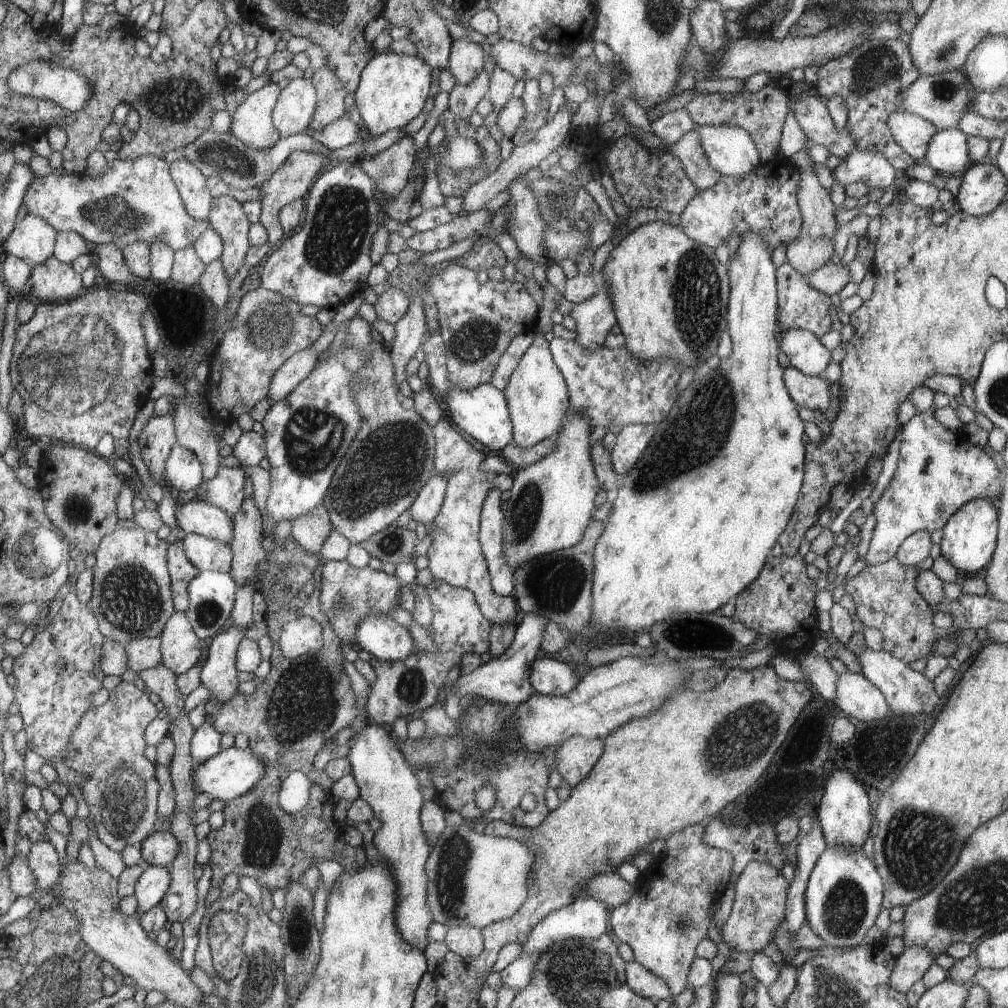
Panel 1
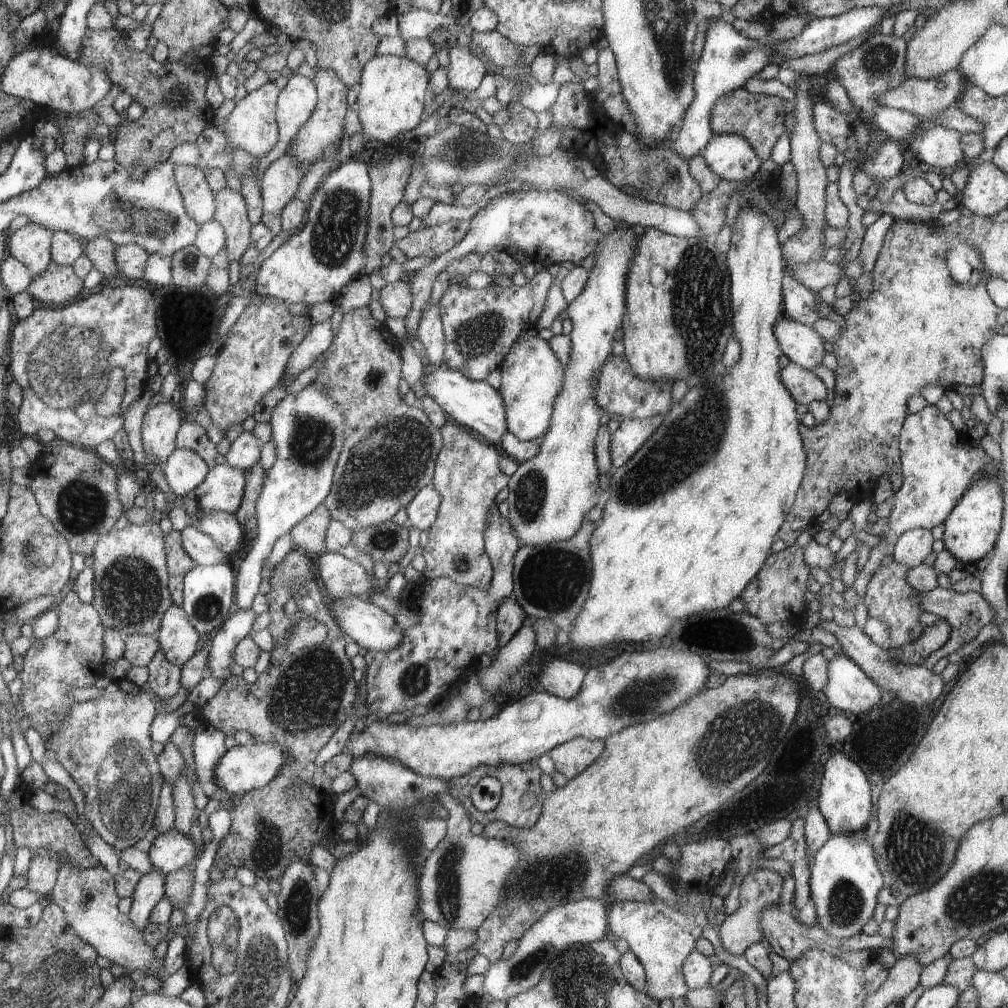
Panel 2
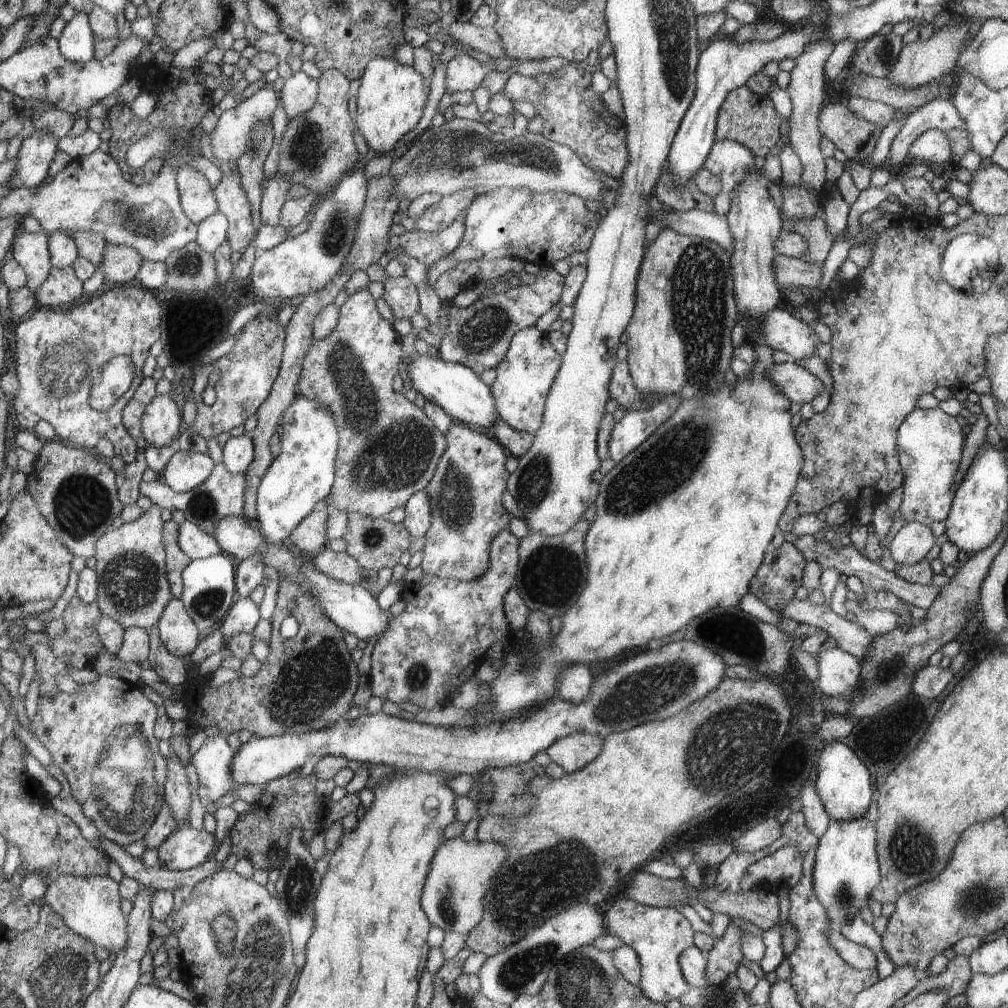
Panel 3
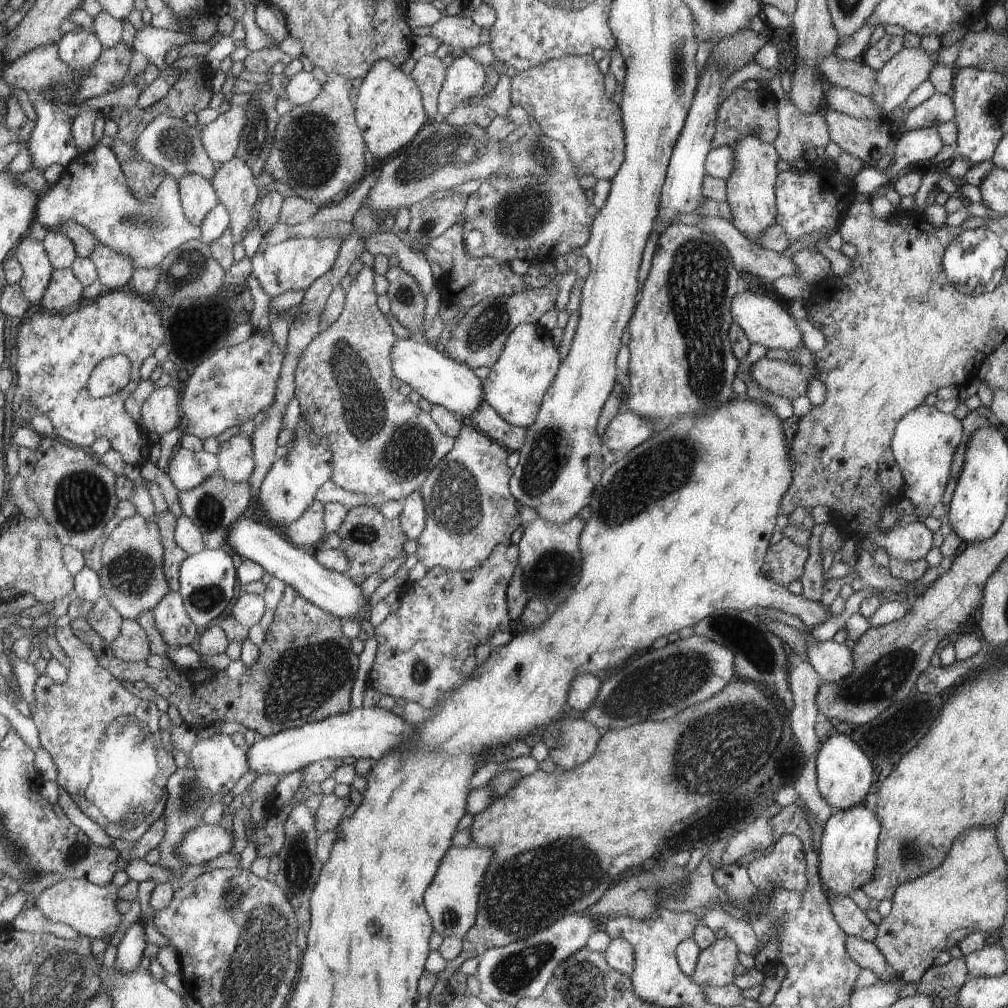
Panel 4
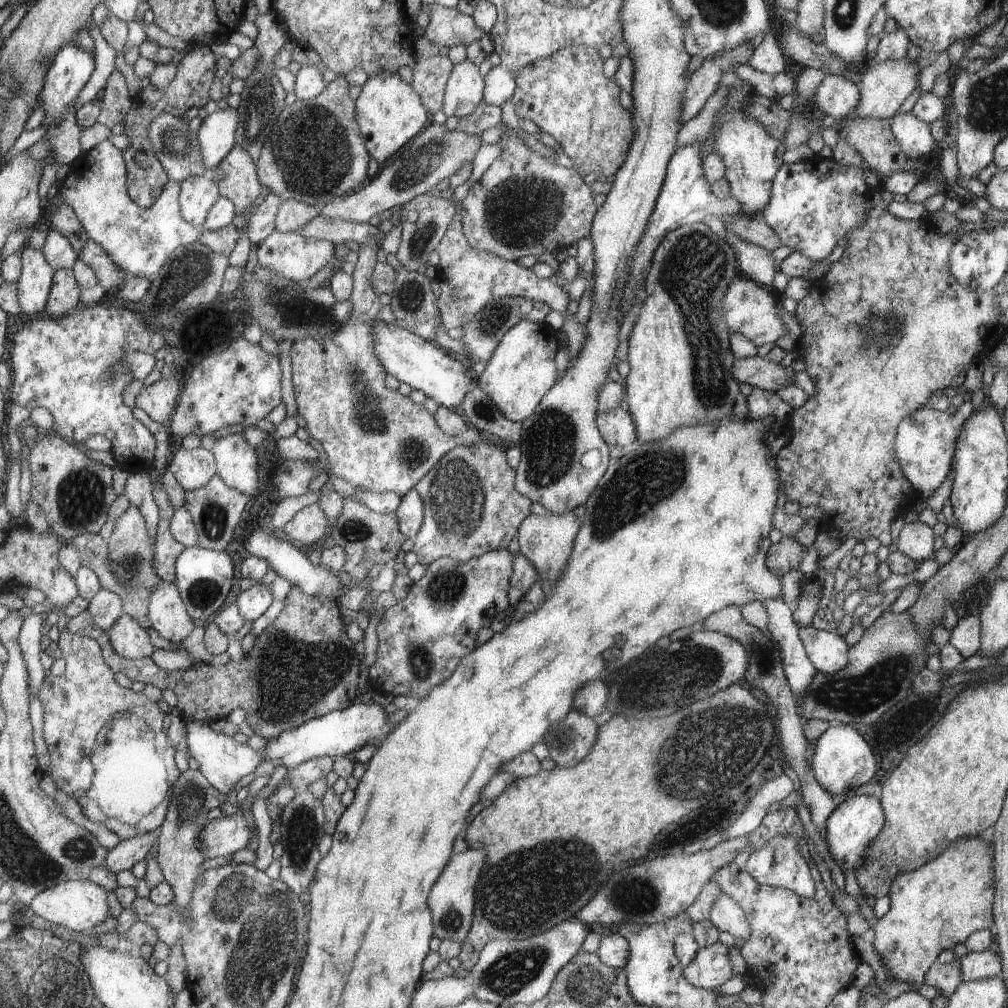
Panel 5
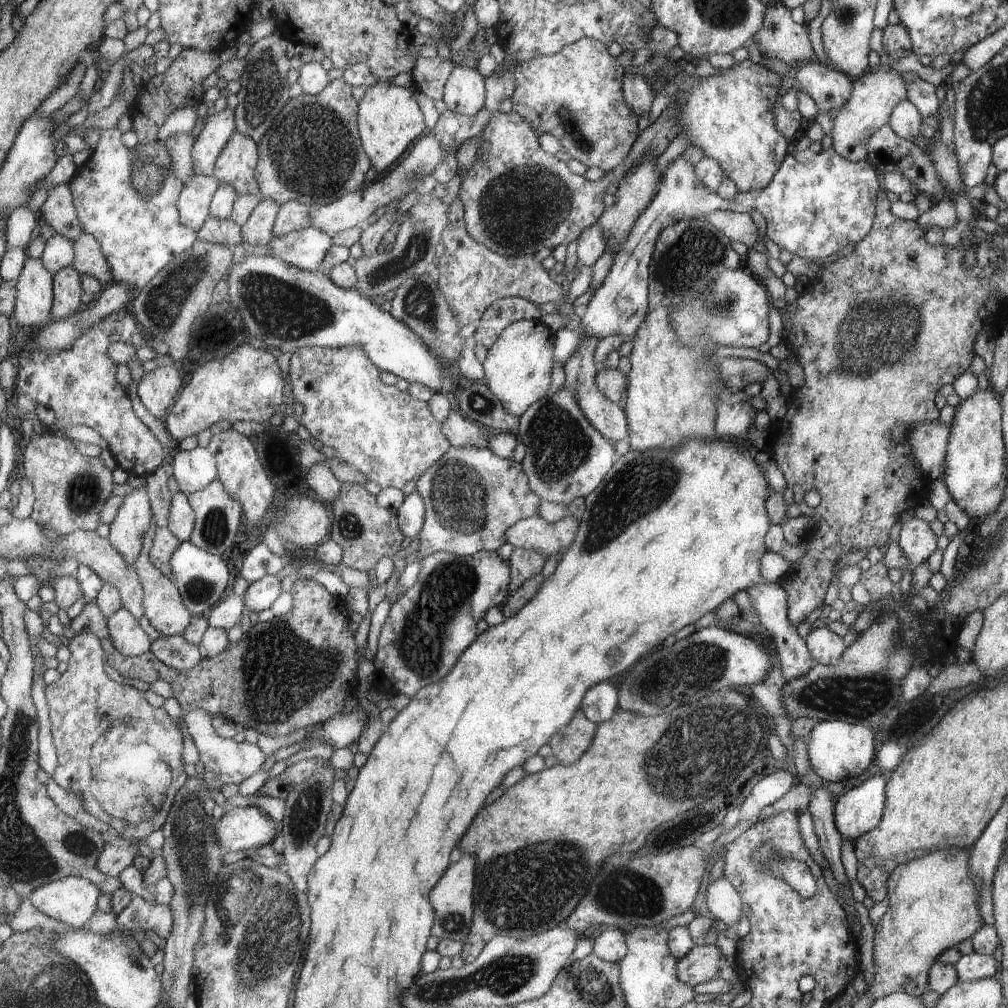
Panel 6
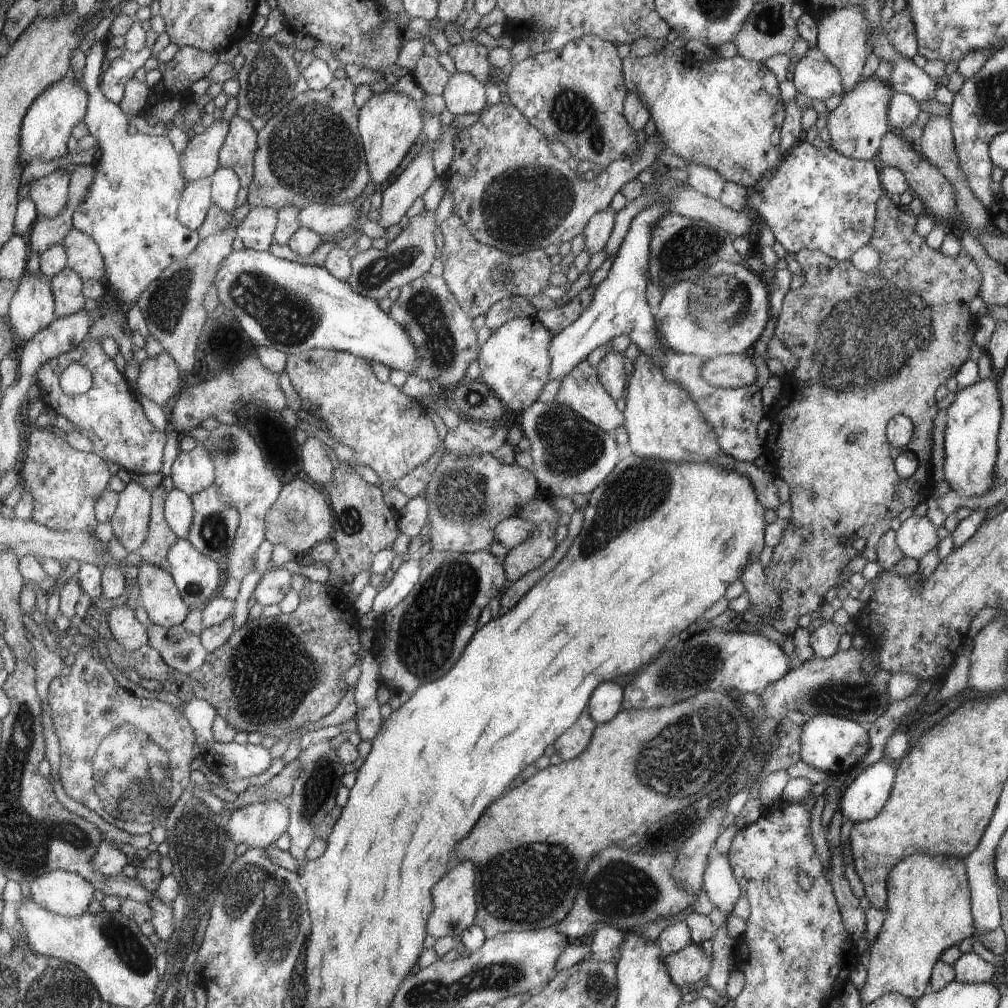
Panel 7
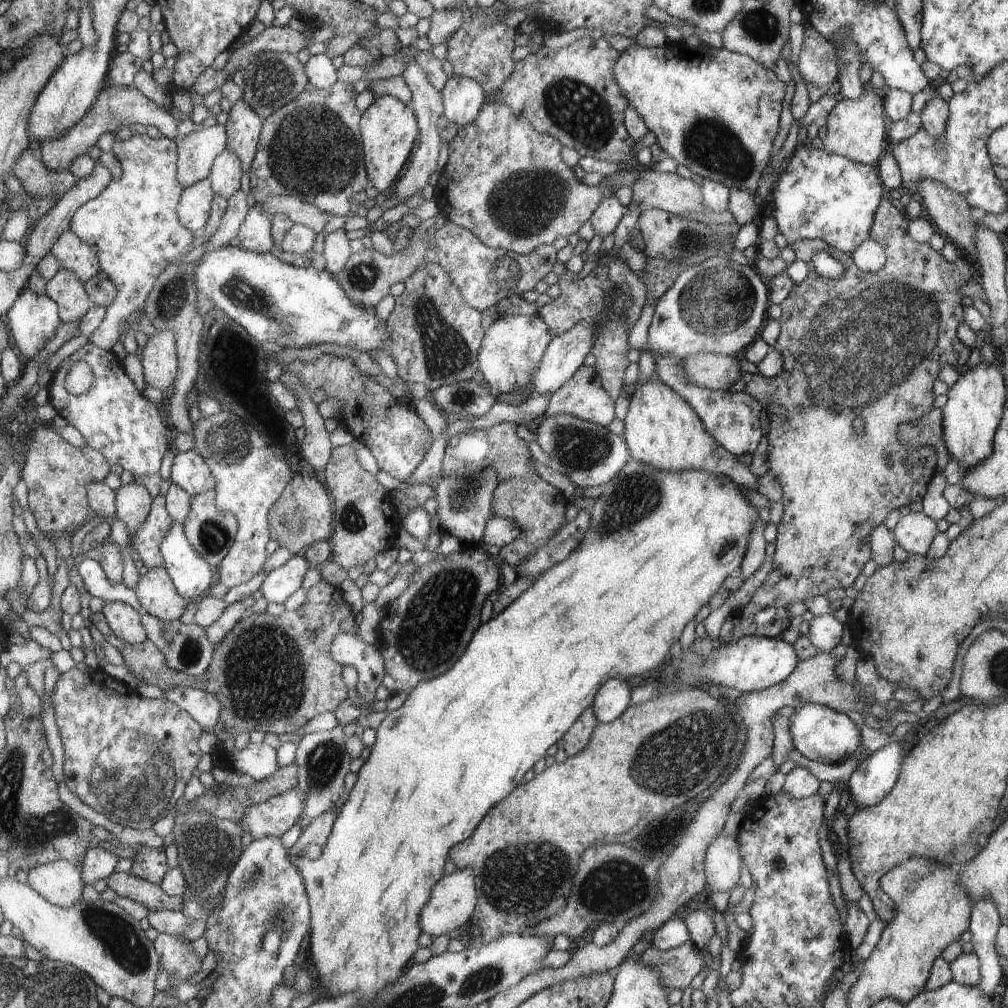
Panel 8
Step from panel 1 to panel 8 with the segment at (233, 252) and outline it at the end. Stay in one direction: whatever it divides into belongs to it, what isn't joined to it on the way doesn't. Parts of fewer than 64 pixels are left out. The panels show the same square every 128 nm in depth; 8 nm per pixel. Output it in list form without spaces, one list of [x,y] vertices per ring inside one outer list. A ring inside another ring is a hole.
[[[243,98],[233,103],[229,122],[225,126],[227,146],[228,150],[234,150],[238,154],[244,174],[250,173],[264,121]]]

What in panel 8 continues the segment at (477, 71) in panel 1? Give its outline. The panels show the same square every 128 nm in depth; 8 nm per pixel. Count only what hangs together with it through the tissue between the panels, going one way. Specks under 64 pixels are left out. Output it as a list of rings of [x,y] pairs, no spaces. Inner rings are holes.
[[[452,76],[441,91],[443,115],[459,128],[472,124],[486,104],[486,92],[476,80]]]

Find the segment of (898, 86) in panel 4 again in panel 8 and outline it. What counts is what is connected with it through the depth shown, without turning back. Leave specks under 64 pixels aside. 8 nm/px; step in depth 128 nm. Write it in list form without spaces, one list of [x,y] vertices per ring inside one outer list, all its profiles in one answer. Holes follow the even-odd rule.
[[[868,86],[860,98],[842,99],[827,116],[827,135],[823,139],[824,149],[862,164],[876,166],[888,149],[888,125],[882,91]]]

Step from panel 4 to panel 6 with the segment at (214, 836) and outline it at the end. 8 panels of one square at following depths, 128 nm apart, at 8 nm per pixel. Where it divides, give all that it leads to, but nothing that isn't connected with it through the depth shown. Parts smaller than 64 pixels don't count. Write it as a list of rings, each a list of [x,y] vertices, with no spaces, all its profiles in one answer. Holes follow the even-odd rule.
[[[233,807],[219,820],[217,840],[229,851],[268,845],[275,838],[274,820],[258,807]]]

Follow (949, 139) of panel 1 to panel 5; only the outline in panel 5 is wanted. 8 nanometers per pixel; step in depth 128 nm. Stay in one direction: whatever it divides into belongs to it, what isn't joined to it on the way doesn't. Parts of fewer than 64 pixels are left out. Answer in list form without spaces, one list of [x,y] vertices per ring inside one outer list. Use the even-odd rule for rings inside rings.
[[[911,112],[894,115],[891,129],[908,159],[920,159],[934,150],[936,139],[930,125]]]

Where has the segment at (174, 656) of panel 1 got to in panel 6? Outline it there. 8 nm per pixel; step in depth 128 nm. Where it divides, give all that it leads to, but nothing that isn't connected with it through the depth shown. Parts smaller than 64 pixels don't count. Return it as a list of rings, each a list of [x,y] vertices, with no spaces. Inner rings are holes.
[[[154,516],[151,520],[151,525],[149,529],[144,534],[144,550],[142,550],[141,555],[136,559],[133,564],[133,568],[138,573],[141,579],[142,588],[145,591],[144,607],[145,607],[145,617],[148,618],[150,624],[164,636],[172,635],[182,635],[184,630],[188,628],[190,620],[192,620],[192,614],[184,606],[181,591],[177,587],[176,582],[167,577],[162,571],[158,570],[152,564],[149,559],[149,550],[154,542],[155,535],[155,520]]]

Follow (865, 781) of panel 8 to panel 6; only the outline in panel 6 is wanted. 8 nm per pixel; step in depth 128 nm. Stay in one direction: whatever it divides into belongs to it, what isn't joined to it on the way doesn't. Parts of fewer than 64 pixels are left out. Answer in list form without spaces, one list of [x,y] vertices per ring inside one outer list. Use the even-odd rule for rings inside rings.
[[[878,772],[864,784],[836,798],[833,815],[843,840],[854,842],[881,823],[884,818],[887,782],[887,775]]]

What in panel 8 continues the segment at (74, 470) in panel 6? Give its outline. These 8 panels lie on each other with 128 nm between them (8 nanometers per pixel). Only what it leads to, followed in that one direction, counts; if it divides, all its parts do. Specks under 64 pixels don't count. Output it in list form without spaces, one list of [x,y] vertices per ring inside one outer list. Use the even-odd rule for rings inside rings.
[[[52,428],[36,431],[22,464],[22,479],[28,486],[29,510],[36,518],[38,529],[46,534],[68,534],[74,528],[84,526],[90,516],[86,486],[90,482],[103,482],[111,472],[111,465],[98,450],[90,446],[74,447]]]

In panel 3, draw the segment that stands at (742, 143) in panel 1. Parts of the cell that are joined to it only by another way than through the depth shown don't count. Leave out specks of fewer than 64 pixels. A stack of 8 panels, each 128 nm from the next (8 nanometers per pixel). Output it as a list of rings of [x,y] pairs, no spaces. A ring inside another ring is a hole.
[[[724,139],[713,144],[704,166],[720,178],[723,191],[731,193],[747,173],[757,168],[757,160],[745,144]]]

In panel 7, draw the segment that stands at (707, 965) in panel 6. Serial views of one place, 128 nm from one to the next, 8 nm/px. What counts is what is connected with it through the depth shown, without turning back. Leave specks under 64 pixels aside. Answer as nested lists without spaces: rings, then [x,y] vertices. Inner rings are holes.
[[[694,942],[664,959],[674,984],[679,987],[698,982],[698,978],[708,976],[710,970],[710,956]]]

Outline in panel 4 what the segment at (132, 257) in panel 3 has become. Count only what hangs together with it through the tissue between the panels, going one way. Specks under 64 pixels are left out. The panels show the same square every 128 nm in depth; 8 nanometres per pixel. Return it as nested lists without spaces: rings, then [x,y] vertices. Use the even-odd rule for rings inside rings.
[[[100,242],[90,259],[95,264],[99,281],[110,291],[127,288],[137,270],[129,256]]]

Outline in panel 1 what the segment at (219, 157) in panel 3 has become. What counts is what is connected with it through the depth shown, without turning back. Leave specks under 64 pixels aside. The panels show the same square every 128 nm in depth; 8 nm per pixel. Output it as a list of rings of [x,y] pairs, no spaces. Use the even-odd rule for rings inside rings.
[[[270,82],[250,93],[231,116],[229,132],[250,148],[265,149],[274,146],[282,138],[272,118],[280,91],[278,83]]]

